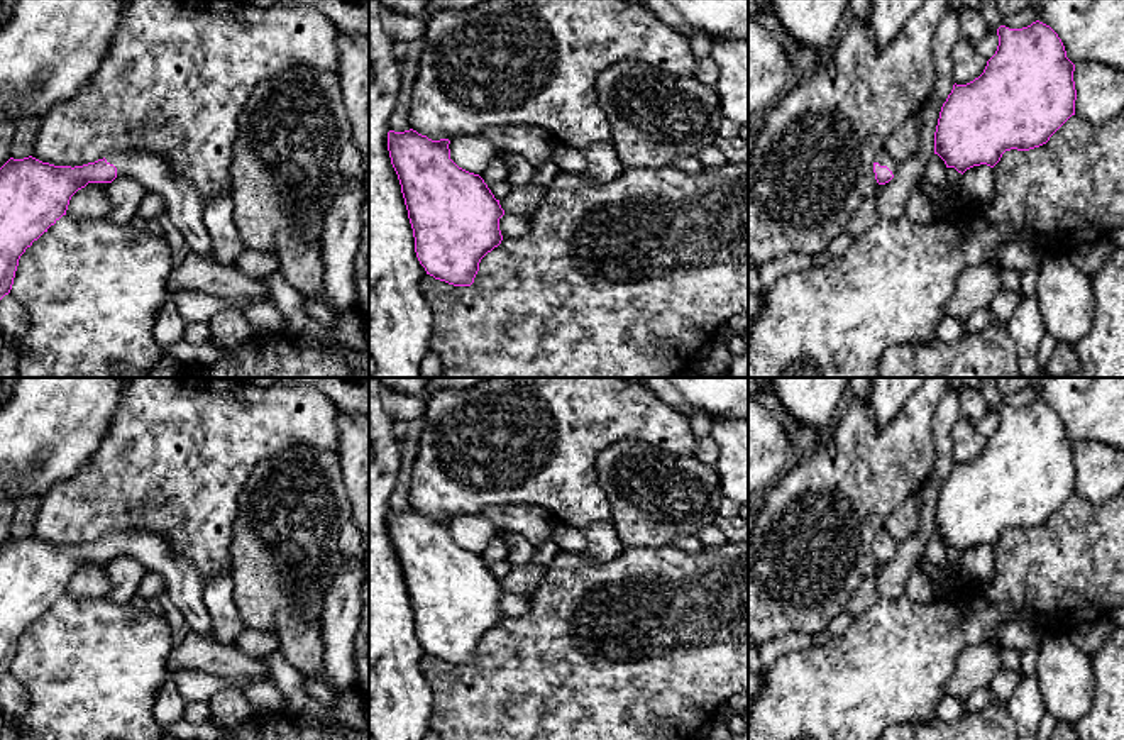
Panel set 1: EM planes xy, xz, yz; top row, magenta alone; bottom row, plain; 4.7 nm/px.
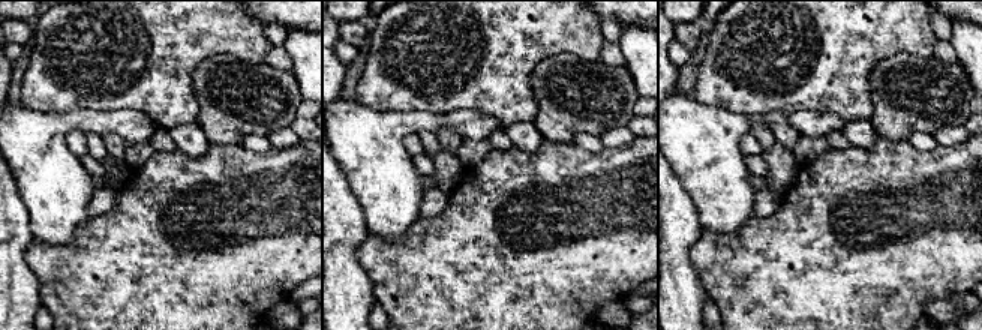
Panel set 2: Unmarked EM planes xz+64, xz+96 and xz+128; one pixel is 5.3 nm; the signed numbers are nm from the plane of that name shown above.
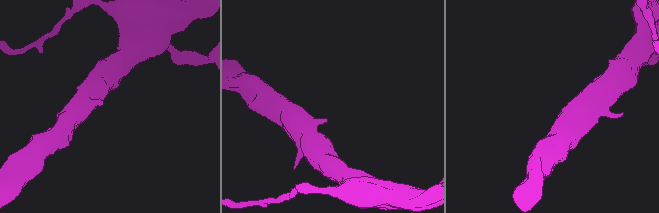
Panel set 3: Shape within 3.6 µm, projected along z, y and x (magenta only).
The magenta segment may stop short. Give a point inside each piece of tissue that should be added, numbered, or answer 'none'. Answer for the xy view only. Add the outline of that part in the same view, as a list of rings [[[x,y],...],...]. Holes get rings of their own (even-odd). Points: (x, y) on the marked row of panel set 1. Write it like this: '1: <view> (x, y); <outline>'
1: xy (185, 207); [[[132,151],[108,154],[105,159],[117,168],[117,178],[132,178],[146,191],[163,196],[169,220],[183,234],[191,252],[212,257],[212,240],[203,222],[203,202],[188,179],[176,178],[159,154]]]

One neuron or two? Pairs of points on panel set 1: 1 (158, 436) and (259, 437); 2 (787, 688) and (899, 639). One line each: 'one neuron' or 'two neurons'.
1: one neuron
2: one neuron

